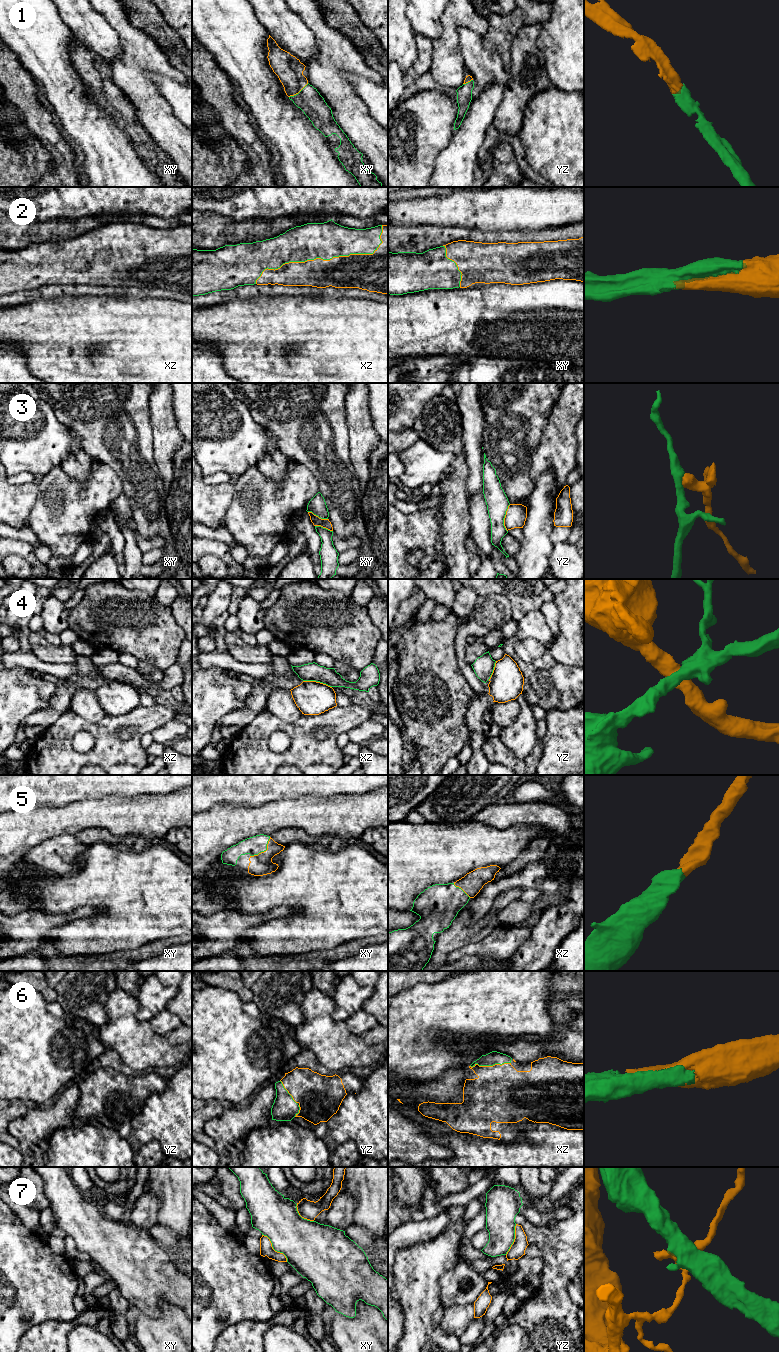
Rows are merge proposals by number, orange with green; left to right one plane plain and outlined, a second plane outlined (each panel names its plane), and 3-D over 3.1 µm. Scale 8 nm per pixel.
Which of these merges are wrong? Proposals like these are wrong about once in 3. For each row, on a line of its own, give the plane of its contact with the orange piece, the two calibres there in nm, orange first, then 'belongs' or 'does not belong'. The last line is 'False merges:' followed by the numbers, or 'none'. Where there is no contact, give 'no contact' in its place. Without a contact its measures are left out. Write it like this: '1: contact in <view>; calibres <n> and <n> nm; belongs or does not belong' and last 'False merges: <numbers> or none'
1: contact in xy; calibres 220 and 200 nm; belongs
2: contact in xz; calibres 280 and 300 nm; belongs
3: contact in yz; calibres 170 and 180 nm; does not belong
4: contact in xz; calibres 280 and 140 nm; does not belong
5: contact in xy; calibres 170 and 150 nm; belongs
6: contact in xz; calibres 460 and 110 nm; belongs
7: contact in xy; calibres 110 and 360 nm; does not belong
False merges: 3, 4, 7

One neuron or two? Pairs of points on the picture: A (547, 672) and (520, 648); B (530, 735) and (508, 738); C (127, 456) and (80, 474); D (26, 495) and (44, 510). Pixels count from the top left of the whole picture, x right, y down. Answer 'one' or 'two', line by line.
A: two
B: one
C: two
D: two

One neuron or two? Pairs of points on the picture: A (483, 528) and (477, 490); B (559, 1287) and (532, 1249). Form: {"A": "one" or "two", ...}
{"A": "one", "B": "two"}

